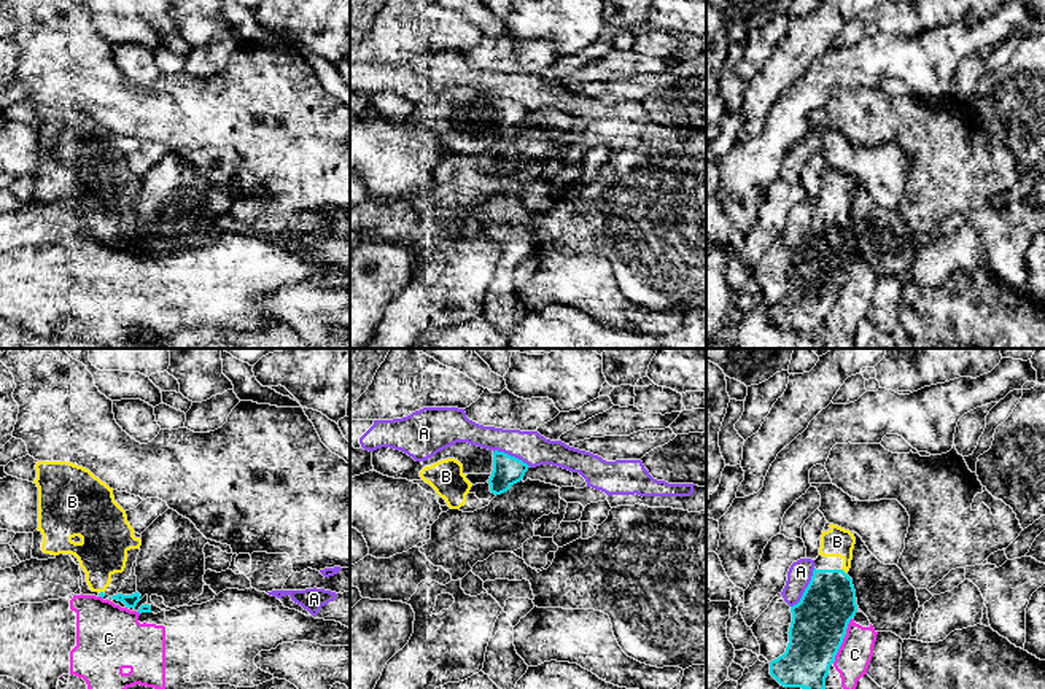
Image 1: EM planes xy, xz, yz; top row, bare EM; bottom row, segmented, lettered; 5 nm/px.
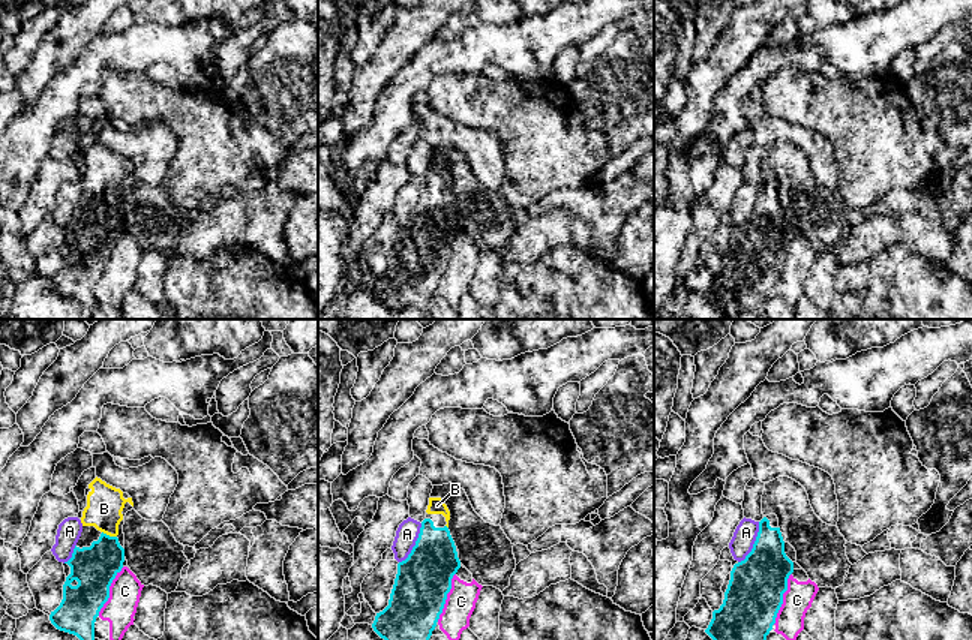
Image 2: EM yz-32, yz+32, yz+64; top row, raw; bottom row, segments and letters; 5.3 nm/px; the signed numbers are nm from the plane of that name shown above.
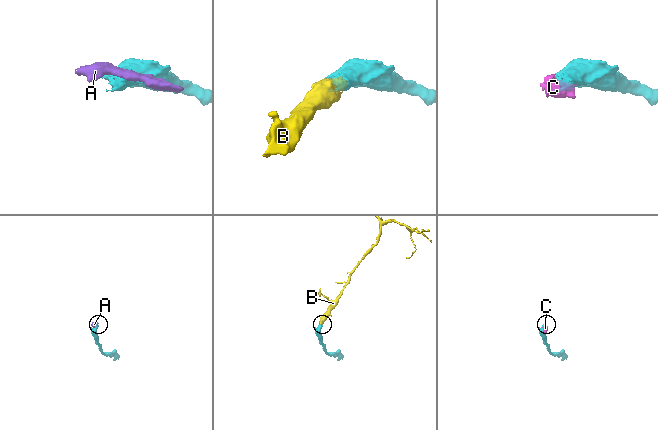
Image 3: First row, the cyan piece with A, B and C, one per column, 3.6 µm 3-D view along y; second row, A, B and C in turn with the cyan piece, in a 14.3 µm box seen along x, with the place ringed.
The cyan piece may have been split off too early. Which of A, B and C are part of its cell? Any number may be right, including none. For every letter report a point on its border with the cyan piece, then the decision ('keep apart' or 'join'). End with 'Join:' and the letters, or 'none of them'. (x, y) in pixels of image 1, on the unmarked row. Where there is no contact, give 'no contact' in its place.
A: yz (805, 233) | keep apart
B: yz (843, 215) | join
C: yz (842, 284) | keep apart
Join: B

